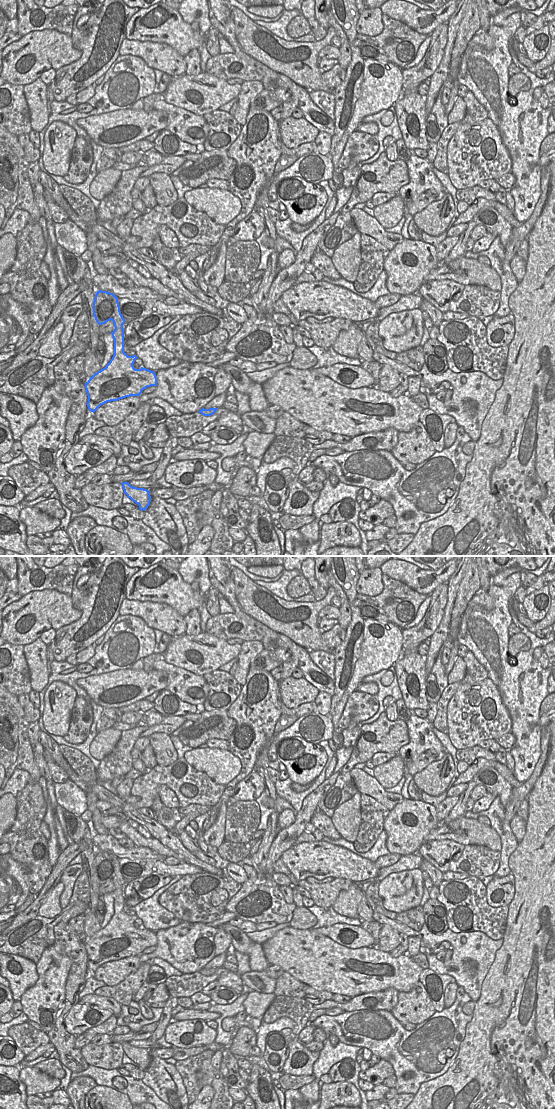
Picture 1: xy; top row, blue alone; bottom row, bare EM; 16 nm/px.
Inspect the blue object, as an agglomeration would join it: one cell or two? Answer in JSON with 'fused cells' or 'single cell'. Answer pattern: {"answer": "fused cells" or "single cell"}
{"answer": "fused cells"}

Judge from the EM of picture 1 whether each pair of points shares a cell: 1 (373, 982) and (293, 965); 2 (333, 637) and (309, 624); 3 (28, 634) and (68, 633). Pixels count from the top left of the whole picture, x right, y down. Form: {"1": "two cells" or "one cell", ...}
{"1": "one cell", "2": "two cells", "3": "two cells"}

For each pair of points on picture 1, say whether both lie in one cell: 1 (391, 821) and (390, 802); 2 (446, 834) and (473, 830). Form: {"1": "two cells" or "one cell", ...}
{"1": "two cells", "2": "one cell"}

